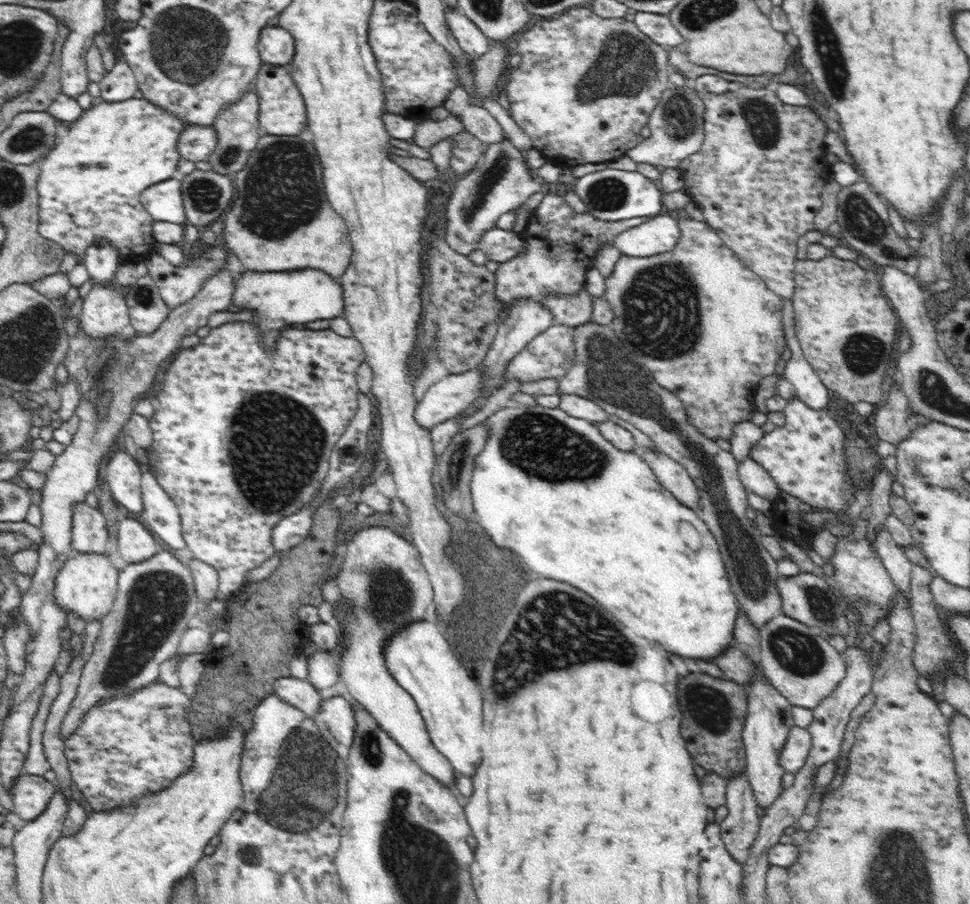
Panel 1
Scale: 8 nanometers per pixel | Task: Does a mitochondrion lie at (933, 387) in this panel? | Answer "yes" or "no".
yes

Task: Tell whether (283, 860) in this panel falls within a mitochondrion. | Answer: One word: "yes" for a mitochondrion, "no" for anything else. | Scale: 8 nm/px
no

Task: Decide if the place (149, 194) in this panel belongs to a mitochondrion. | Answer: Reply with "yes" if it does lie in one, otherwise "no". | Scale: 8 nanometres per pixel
no

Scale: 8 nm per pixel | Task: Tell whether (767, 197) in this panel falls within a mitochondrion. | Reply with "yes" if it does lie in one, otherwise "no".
no

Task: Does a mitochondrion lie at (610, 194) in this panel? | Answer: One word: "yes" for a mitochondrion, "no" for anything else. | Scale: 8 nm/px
yes

